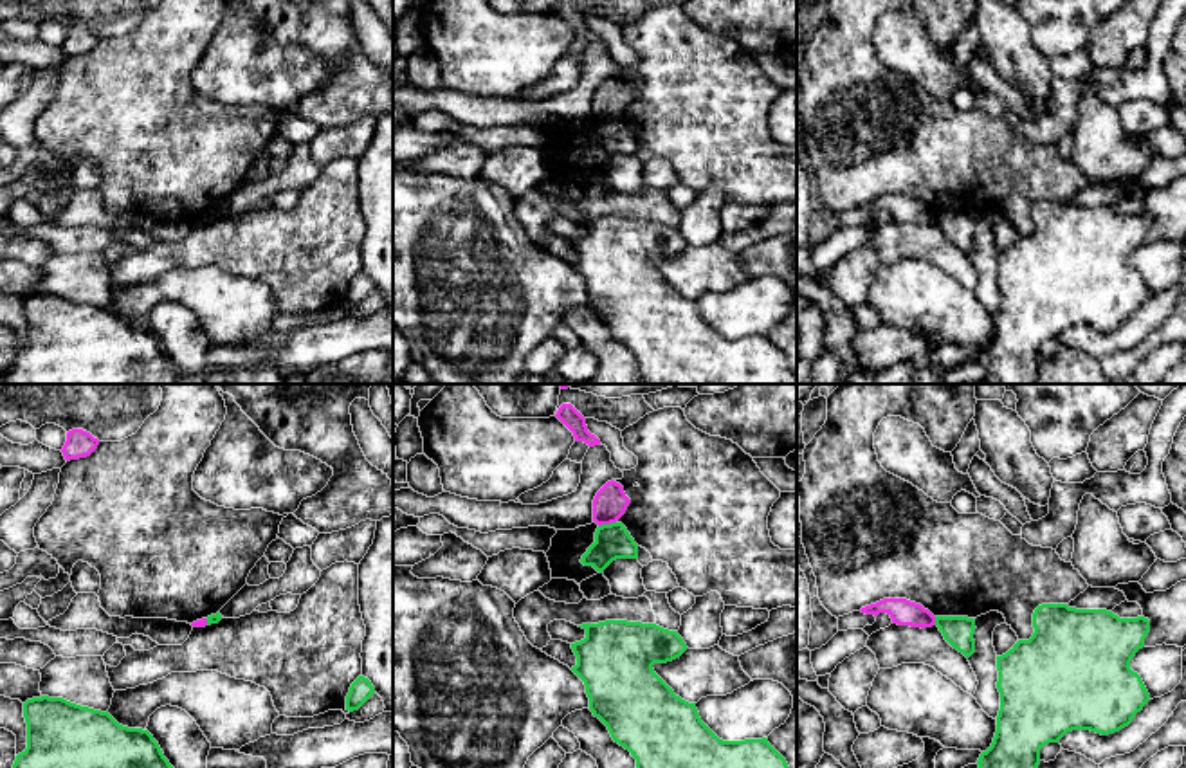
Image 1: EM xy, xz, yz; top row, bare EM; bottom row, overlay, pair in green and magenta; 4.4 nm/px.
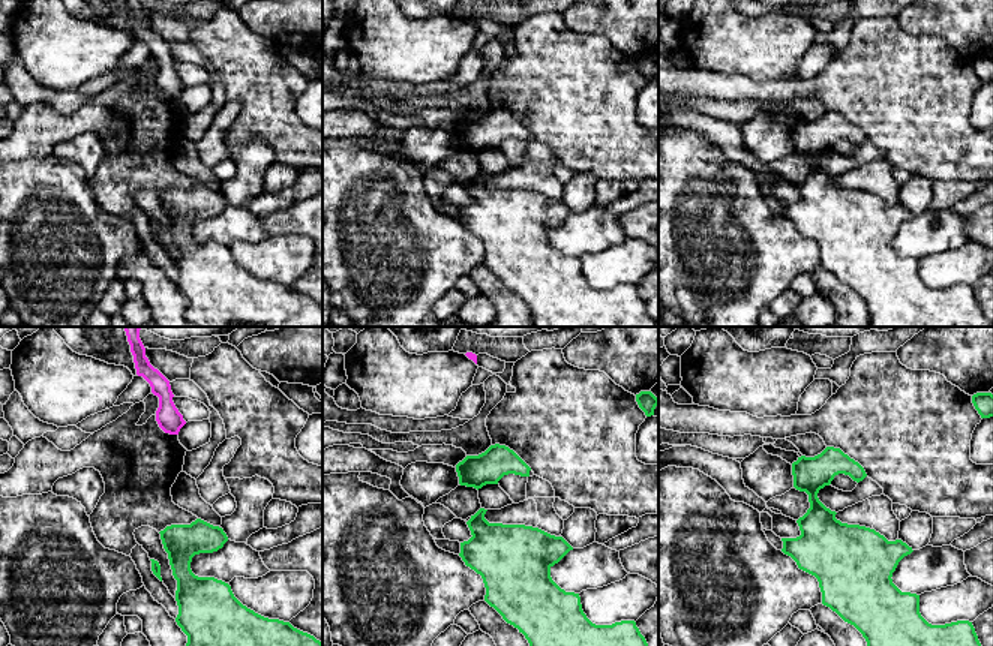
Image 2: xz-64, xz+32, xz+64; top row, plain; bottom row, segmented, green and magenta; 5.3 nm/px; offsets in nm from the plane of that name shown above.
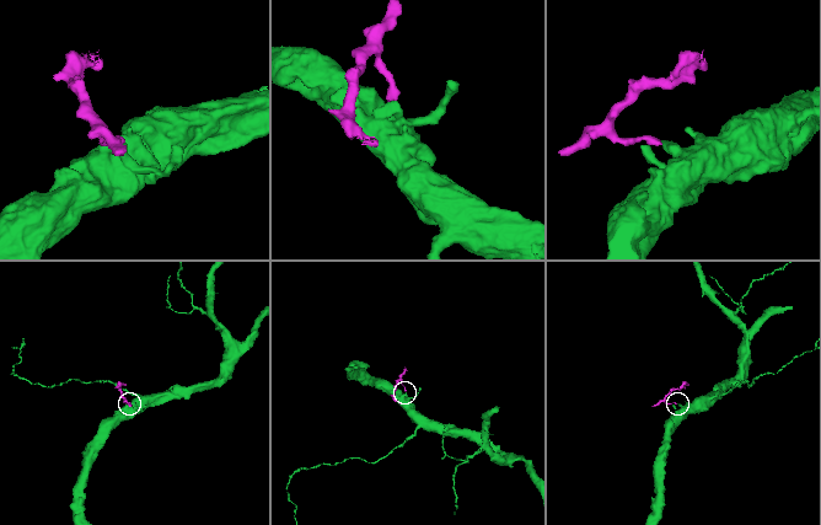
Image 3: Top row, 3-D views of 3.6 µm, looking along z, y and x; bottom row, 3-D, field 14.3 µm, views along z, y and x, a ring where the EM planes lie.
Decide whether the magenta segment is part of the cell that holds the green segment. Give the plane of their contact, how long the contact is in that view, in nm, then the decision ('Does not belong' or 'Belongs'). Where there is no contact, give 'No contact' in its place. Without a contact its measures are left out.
Touches green in xz. Shared border 80 nm. Does not belong

